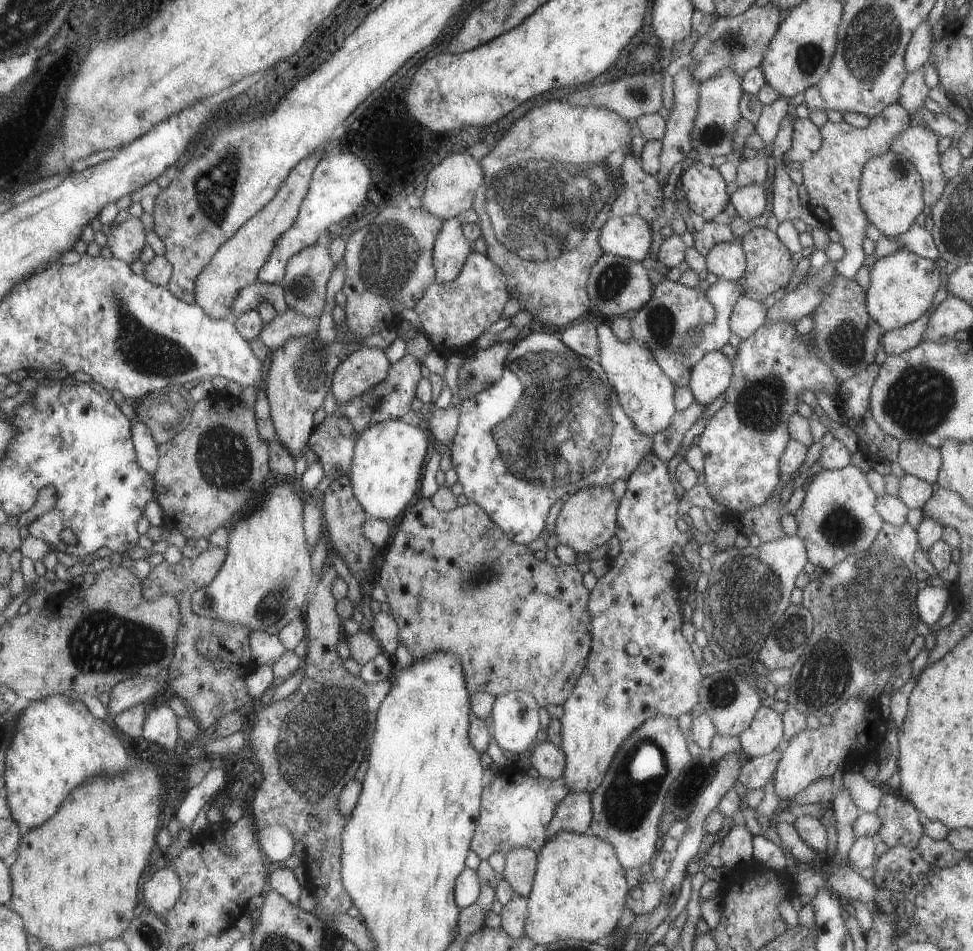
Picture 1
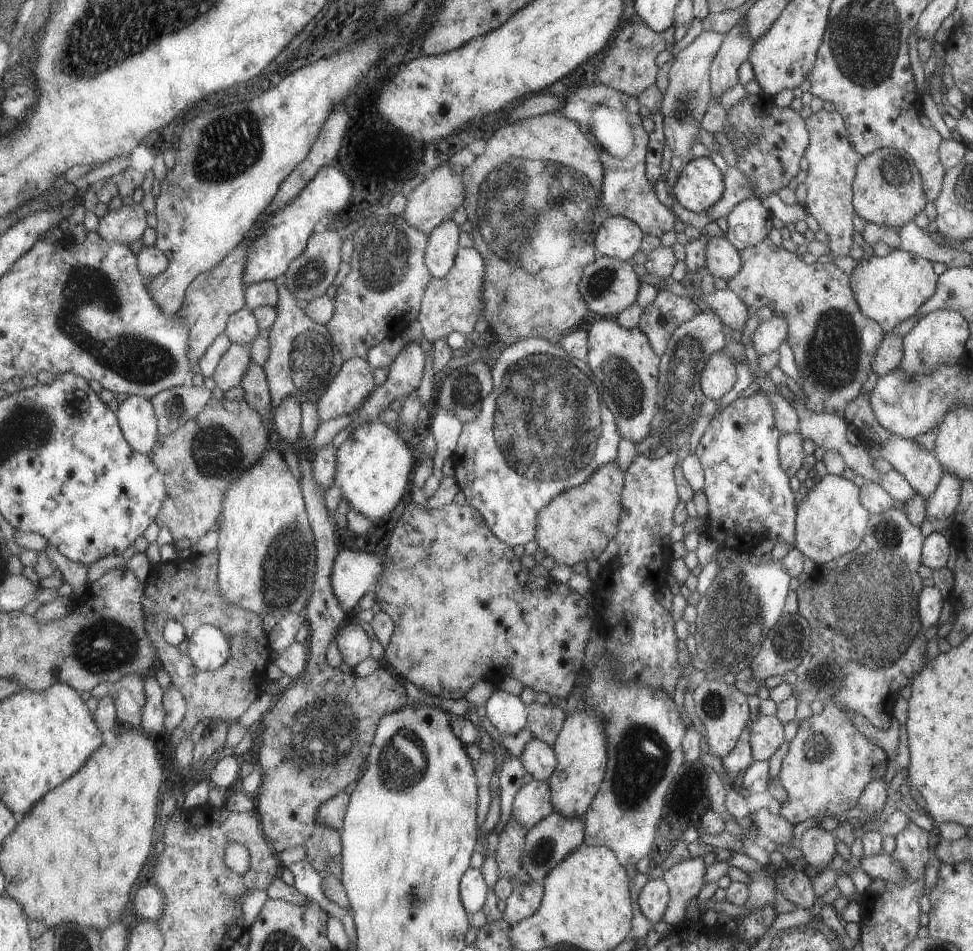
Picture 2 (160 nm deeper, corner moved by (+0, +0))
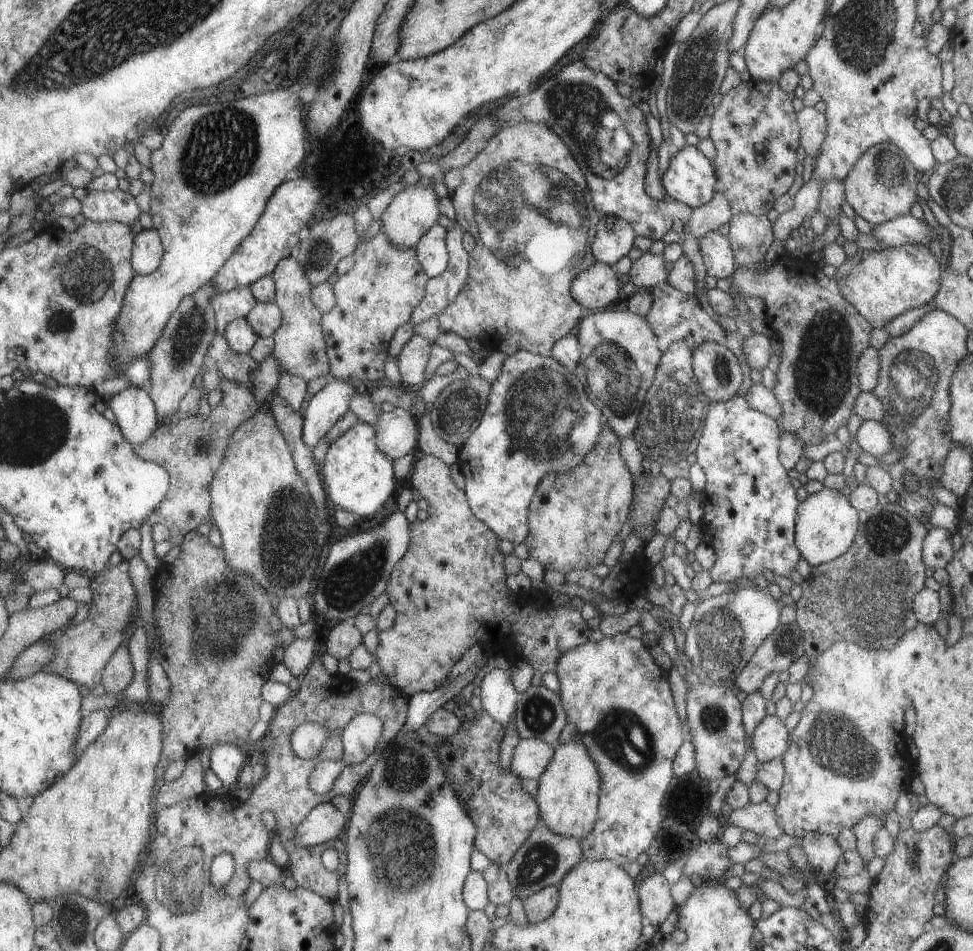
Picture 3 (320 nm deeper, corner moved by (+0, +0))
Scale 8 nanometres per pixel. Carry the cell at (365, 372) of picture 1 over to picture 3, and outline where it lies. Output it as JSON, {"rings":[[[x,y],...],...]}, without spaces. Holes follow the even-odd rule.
{"rings":[[[335,378],[309,397],[303,409],[303,440],[309,446],[317,446],[317,442],[347,414],[349,402],[356,392],[349,379]]]}

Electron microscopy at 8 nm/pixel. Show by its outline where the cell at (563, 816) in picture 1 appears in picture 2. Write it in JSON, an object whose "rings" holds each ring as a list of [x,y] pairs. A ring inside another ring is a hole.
{"rings":[[[554,811],[528,830],[526,847],[522,854],[523,869],[529,873],[531,879],[542,882],[561,862],[585,843],[585,839],[585,818],[566,817],[564,814]]]}

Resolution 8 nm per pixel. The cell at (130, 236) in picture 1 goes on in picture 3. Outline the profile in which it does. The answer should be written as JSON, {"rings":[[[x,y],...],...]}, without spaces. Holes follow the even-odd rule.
{"rings":[[[115,189],[112,191],[89,190],[81,202],[81,212],[86,219],[97,222],[117,221],[128,225],[138,220],[141,208],[133,194]]]}

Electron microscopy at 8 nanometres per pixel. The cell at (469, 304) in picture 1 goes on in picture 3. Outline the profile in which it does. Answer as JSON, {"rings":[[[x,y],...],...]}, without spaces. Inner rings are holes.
{"rings":[[[453,220],[447,235],[450,252],[448,269],[439,276],[430,277],[425,298],[413,311],[411,321],[414,325],[421,324],[431,316],[438,316],[462,293],[470,277],[470,252],[463,248],[464,231],[463,225]]]}

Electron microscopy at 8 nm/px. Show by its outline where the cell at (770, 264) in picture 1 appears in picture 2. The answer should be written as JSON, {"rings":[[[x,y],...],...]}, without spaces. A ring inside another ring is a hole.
{"rings":[[[768,238],[739,253],[742,266],[737,274],[726,280],[726,288],[734,292],[749,309],[767,300],[774,302],[772,311],[775,315],[782,315],[786,322],[784,339],[792,350],[794,364],[800,372],[796,382],[802,390],[804,407],[812,413],[829,413],[843,418],[846,406],[859,394],[857,390],[872,372],[869,370],[872,356],[880,346],[881,338],[884,338],[880,324],[865,318],[852,293],[849,275],[839,270],[833,262],[820,264],[815,261],[807,266],[801,262],[801,257],[785,251],[781,246],[774,246]]]}

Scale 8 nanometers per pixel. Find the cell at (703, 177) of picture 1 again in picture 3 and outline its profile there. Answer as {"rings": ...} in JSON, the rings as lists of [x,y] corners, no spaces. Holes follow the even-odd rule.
{"rings":[[[684,145],[670,156],[665,171],[660,176],[664,192],[689,208],[699,208],[713,196],[712,161],[693,145]]]}

